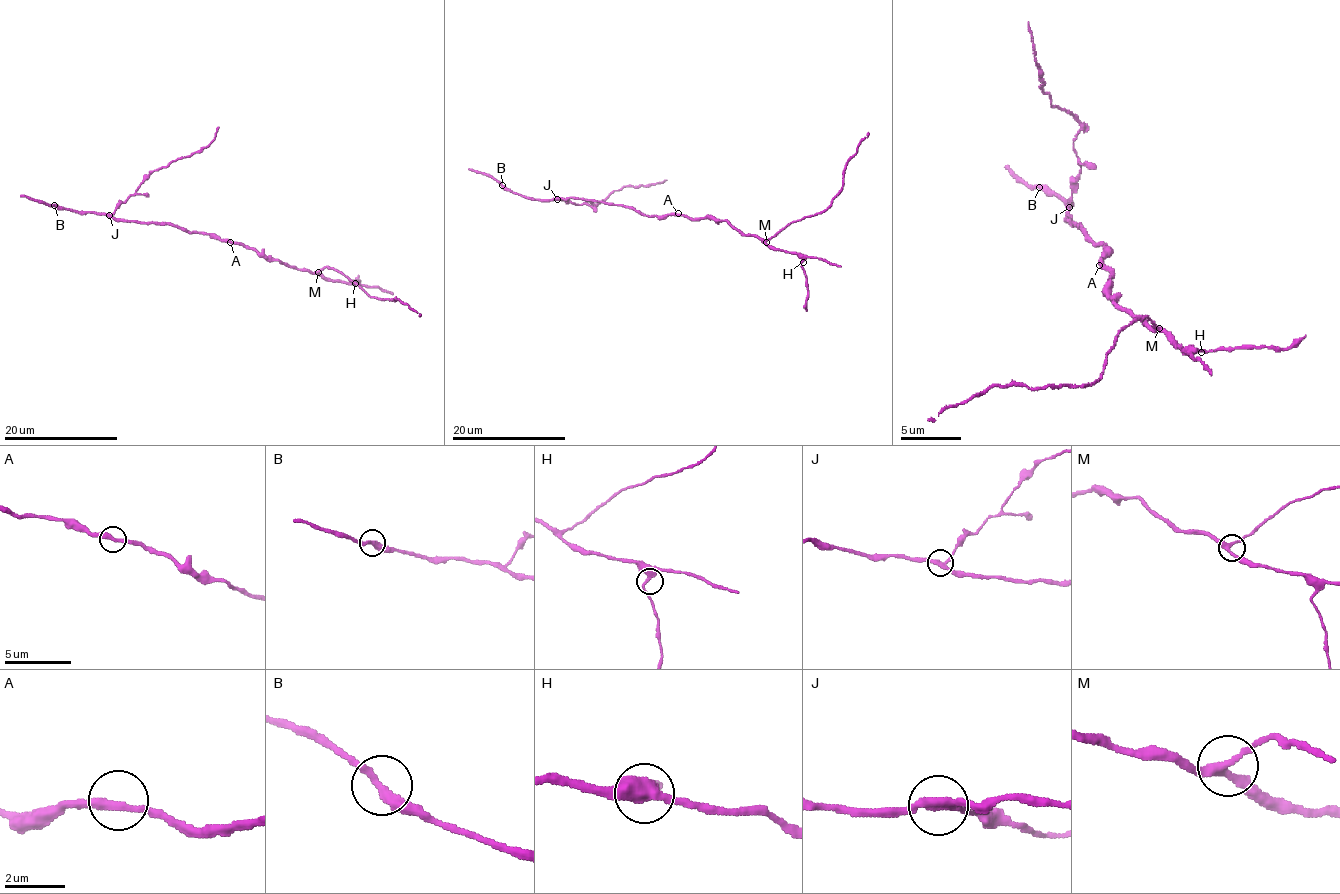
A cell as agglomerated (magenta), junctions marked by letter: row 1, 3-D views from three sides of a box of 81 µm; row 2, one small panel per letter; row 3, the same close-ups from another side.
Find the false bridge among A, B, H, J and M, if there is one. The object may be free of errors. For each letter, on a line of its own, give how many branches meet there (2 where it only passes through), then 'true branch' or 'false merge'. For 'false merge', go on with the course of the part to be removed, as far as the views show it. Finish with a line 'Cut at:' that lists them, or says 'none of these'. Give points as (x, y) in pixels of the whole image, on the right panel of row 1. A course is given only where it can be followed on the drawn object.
A: branches 2; true branch
B: branches 2; true branch
H: branches 3; true branch
J: branches 3; false merge; course (1069, 208), (1081, 166), (1072, 145), (1081, 124), (1042, 91), (1027, 22)
M: branches 3; true branch
Cut at: J

